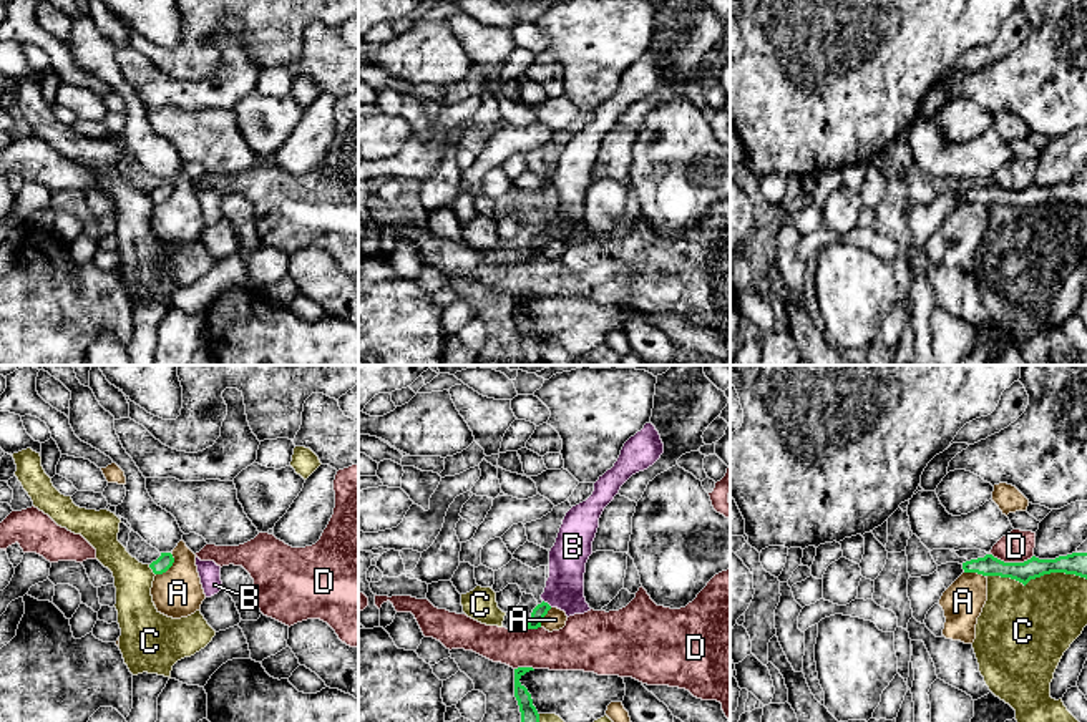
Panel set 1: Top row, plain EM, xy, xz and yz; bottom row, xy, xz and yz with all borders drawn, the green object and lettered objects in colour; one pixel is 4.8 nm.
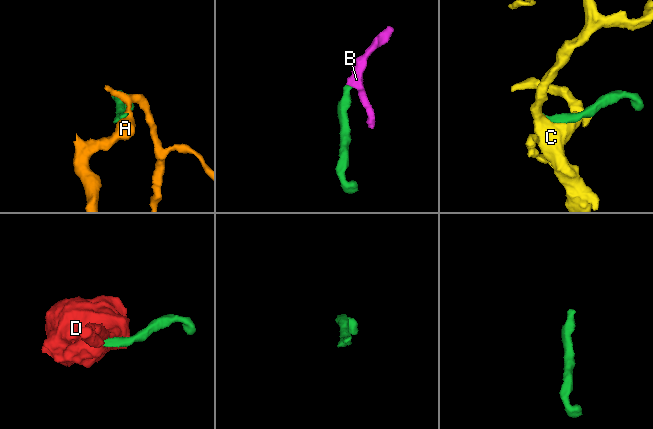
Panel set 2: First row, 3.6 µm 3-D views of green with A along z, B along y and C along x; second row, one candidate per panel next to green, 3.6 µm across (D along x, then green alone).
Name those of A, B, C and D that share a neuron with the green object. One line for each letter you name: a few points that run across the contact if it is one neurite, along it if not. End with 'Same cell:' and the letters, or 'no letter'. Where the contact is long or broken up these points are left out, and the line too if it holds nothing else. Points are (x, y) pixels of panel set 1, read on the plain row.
B: xz (540, 239), (546, 231), (565, 216)
Same cell: B

